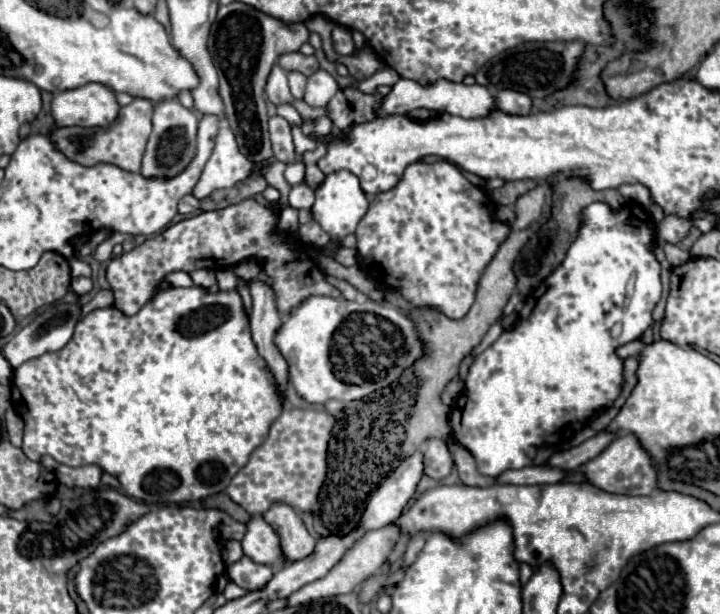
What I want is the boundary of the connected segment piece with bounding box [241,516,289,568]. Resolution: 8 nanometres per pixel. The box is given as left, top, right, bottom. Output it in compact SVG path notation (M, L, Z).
M253 516L247 522L247 534L241 544L245 556L249 556L253 562L271 568L281 568L289 564L285 562L285 558L281 558L281 546L277 546L277 534L273 534L273 528L261 516Z

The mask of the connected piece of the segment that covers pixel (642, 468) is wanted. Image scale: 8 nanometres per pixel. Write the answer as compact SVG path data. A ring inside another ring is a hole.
M619 434L613 442L593 460L585 462L581 468L585 482L595 486L597 490L609 494L629 494L629 496L649 496L657 486L657 470L651 466L647 452L641 448L633 434Z

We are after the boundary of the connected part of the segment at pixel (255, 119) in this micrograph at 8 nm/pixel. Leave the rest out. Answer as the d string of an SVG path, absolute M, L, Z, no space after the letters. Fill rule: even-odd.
M231 2L221 6L217 20L211 26L209 34L209 54L215 62L219 74L219 94L225 106L225 118L233 130L241 152L255 160L255 176L265 174L265 170L275 162L267 130L267 108L265 108L265 80L271 72L271 66L285 52L295 52L307 42L309 30L303 22L289 24L255 10L243 2Z

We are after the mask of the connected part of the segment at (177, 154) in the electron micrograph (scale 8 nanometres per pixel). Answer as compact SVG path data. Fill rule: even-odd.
M161 100L153 112L153 132L143 156L141 174L145 178L175 178L189 166L197 150L197 114L181 106L177 100Z

